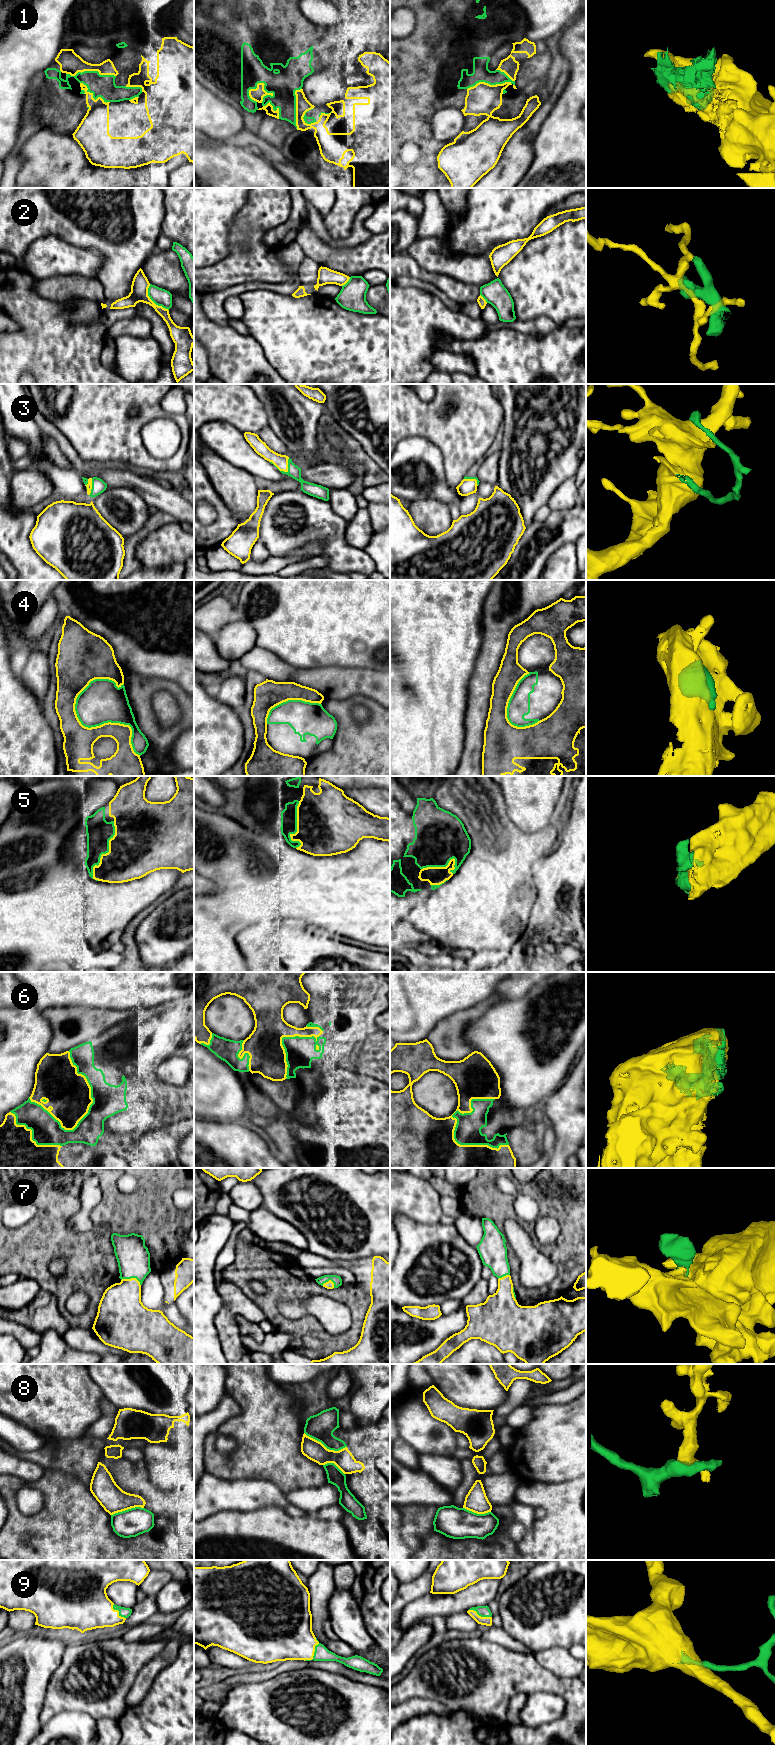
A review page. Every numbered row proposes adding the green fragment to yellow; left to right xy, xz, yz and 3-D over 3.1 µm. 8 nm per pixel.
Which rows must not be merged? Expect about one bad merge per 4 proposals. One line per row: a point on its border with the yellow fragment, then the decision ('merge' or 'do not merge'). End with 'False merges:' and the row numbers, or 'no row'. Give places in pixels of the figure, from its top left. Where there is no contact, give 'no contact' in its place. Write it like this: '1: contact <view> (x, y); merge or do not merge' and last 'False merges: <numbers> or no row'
1: contact yz (489, 84); do not merge
2: contact xy (151, 300); do not merge
3: contact xz (279, 469); merge
4: contact xy (99, 726); do not merge
5: contact xy (106, 853); merge
6: contact yz (469, 1145); merge
7: contact xy (132, 1278); merge
8: contact xz (324, 1446); do not merge
9: contact xz (314, 1651); merge
False merges: 1, 2, 4, 8

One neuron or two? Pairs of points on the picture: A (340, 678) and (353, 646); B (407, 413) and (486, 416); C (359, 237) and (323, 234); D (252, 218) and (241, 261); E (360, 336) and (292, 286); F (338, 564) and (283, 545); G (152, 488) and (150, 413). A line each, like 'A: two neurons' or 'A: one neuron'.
A: two neurons
B: one neuron
C: one neuron
D: one neuron
E: two neurons
F: one neuron
G: two neurons

